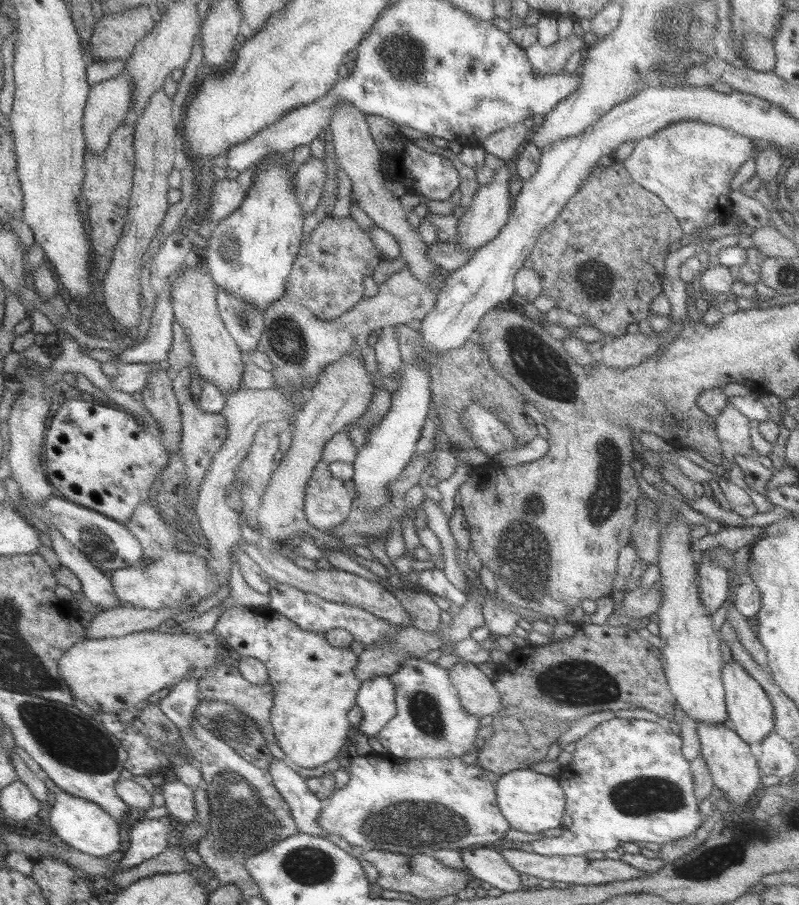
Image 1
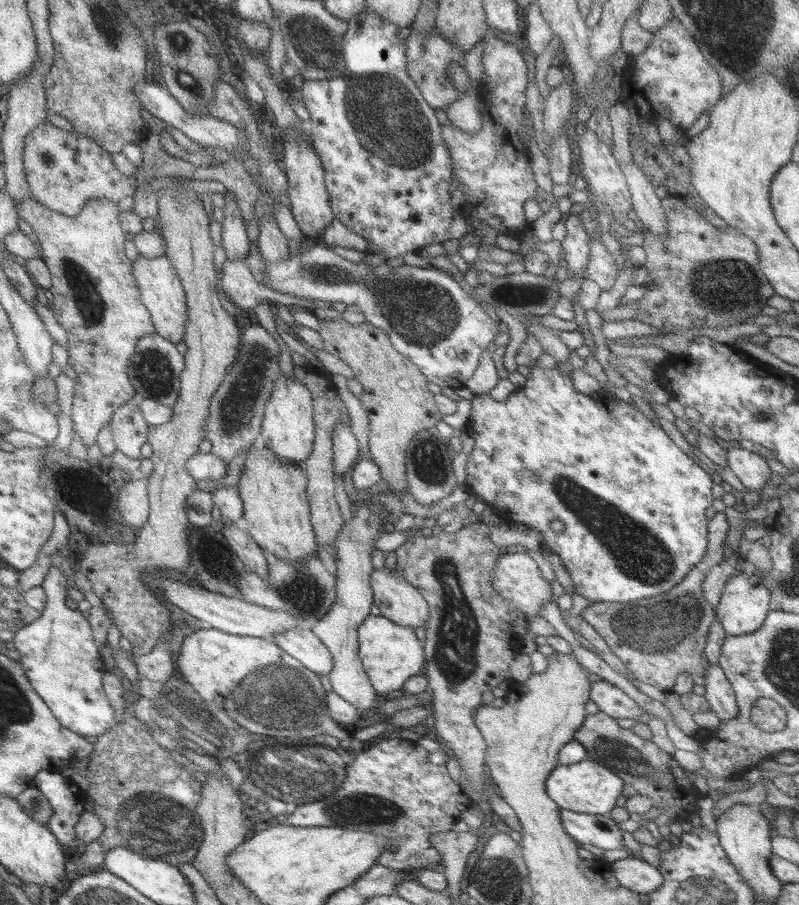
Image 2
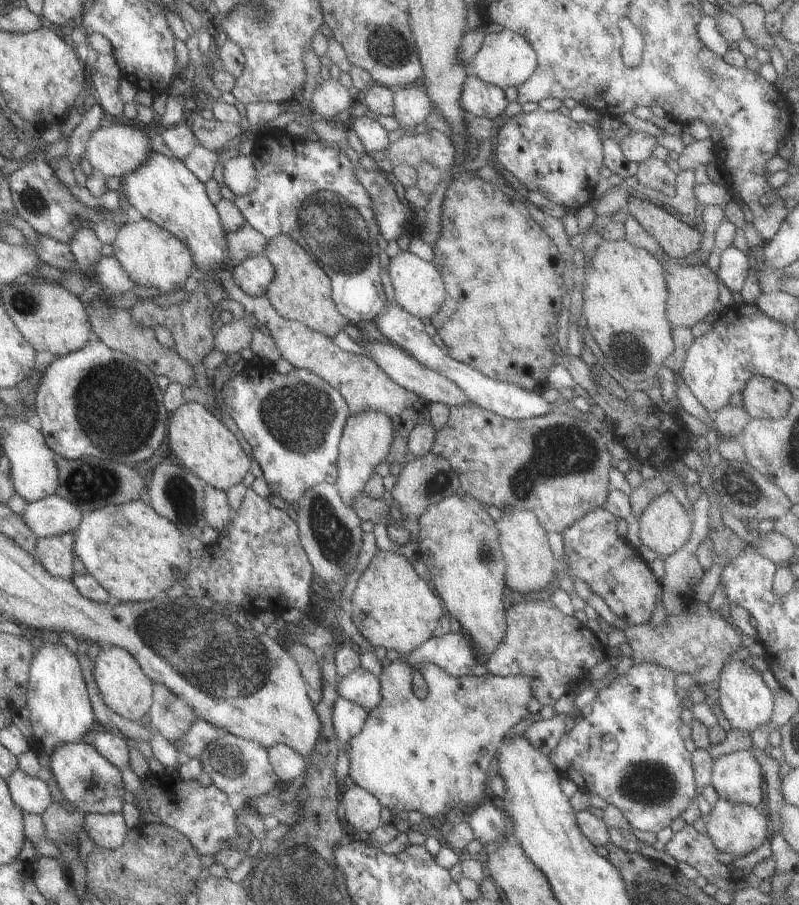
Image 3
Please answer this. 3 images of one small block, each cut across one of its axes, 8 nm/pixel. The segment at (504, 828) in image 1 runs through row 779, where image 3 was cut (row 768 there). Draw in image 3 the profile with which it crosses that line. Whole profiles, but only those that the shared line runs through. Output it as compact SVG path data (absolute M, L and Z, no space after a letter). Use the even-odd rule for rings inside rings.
M398 658L394 661L387 661L382 668L382 672L379 674L379 679L381 682L381 695L382 700L380 704L370 712L366 724L354 735L346 744L342 746L349 756L349 783L356 784L367 790L375 796L380 804L384 808L388 808L393 815L393 818L397 820L397 815L400 812L420 812L425 818L434 819L442 812L454 808L454 806L462 806L462 808L454 808L454 810L462 810L458 814L462 816L467 815L473 806L480 804L482 801L489 799L492 795L490 790L486 788L486 782L488 778L491 777L491 772L494 770L494 766L497 760L497 751L504 740L505 735L510 731L511 728L514 728L522 719L524 719L526 714L528 714L528 703L534 697L532 694L532 686L530 686L530 680L526 676L496 676L492 673L486 673L482 676L474 676L474 674L467 674L464 676L450 676L448 672L440 670L438 666L434 664L428 664L428 666L422 666L420 674L424 677L424 684L428 688L428 694L418 698L414 694L414 688L412 687L412 668L402 662L402 658ZM274 744L266 747L270 764L279 780L292 784L307 769L307 759L294 752L290 746Z

